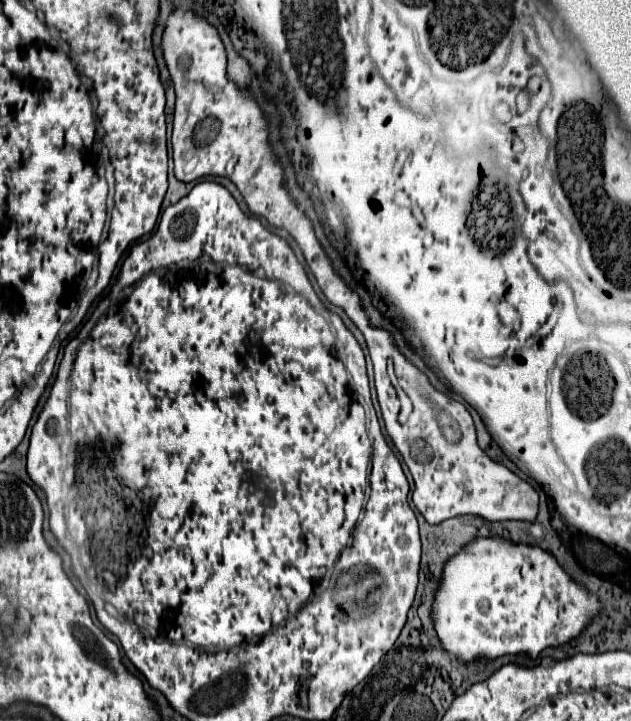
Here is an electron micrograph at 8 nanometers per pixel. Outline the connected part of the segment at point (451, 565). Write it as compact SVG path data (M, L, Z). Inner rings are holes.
M476 538L444 566L440 590L432 606L432 618L444 648L462 662L472 662L480 656L498 658L520 652L536 658L544 648L560 646L576 638L600 608L602 604L598 598L576 584L550 552L536 546L510 544L502 538Z

